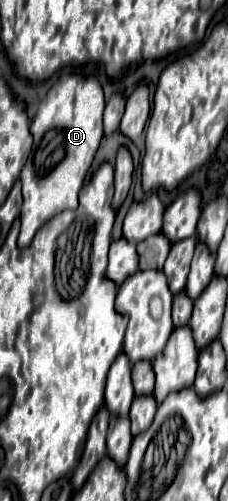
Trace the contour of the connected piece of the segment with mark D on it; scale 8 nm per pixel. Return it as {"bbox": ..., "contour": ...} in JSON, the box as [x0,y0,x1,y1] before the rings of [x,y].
{"bbox":[18,75,104,249],"contour":[[[60,75],[60,79],[40,101],[38,113],[30,125],[30,133],[34,135],[32,155],[20,173],[24,195],[20,213],[22,227],[18,235],[20,249],[30,245],[38,227],[42,227],[50,217],[58,215],[64,209],[78,207],[78,191],[84,185],[84,177],[104,135],[102,111],[102,87],[96,77],[84,75]]]}

